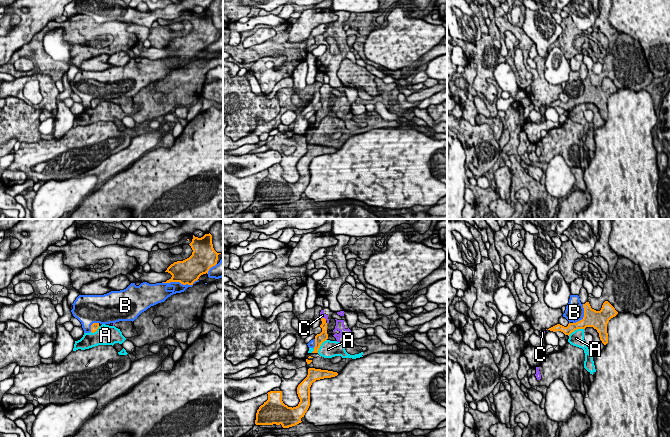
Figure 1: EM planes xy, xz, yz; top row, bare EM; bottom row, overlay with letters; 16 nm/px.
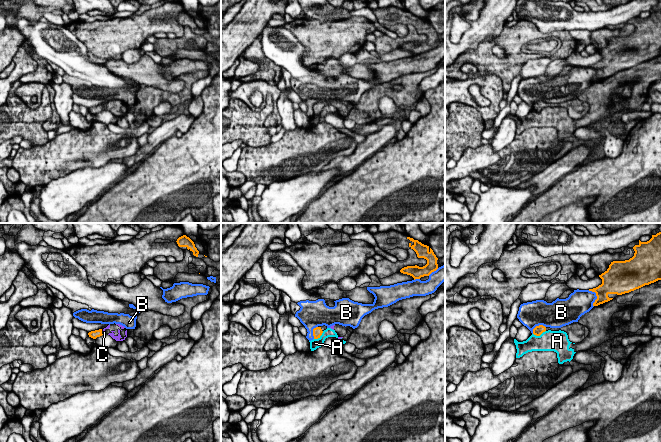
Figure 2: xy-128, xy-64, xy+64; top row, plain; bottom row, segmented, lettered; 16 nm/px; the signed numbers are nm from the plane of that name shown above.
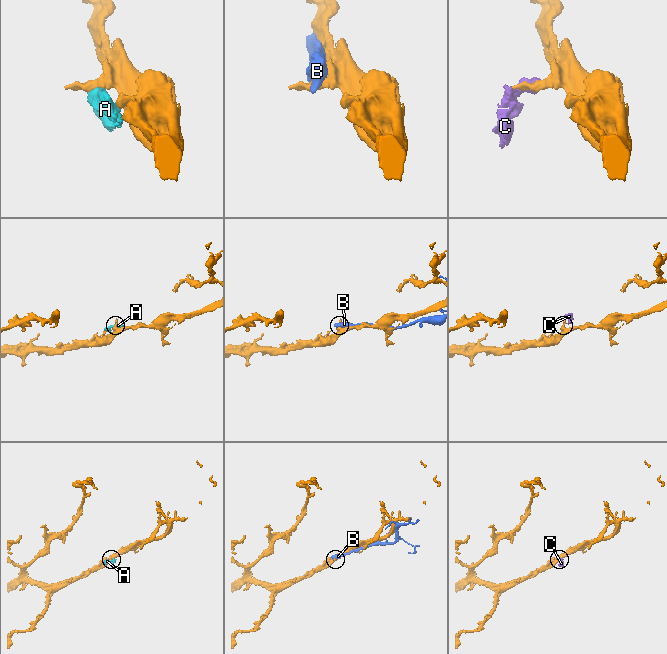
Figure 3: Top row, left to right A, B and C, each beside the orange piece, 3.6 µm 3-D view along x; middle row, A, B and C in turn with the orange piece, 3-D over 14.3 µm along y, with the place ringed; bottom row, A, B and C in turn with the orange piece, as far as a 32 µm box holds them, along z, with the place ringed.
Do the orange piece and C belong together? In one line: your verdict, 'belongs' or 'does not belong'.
belongs

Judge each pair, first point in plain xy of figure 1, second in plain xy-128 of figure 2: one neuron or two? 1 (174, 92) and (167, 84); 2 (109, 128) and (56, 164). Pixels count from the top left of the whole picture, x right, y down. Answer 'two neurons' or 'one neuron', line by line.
1: two neurons
2: one neuron

